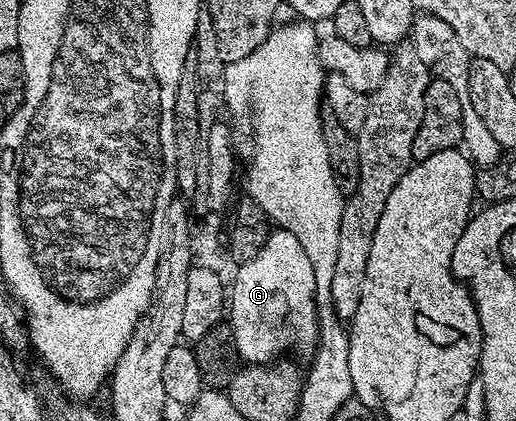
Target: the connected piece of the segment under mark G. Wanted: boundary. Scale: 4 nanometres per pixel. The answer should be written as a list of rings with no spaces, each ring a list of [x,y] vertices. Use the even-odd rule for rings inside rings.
[[[282,229],[272,230],[265,241],[263,255],[255,262],[246,262],[229,283],[229,325],[235,338],[235,354],[244,364],[266,365],[286,356],[287,351],[314,356],[319,346],[319,314],[315,304],[315,278],[309,256],[301,249],[301,241],[293,233]]]

